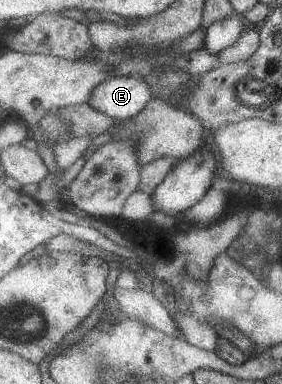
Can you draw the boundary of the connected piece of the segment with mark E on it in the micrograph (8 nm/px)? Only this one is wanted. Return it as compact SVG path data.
M111 76L99 84L89 103L114 117L126 120L141 113L154 95L146 81L137 76Z

